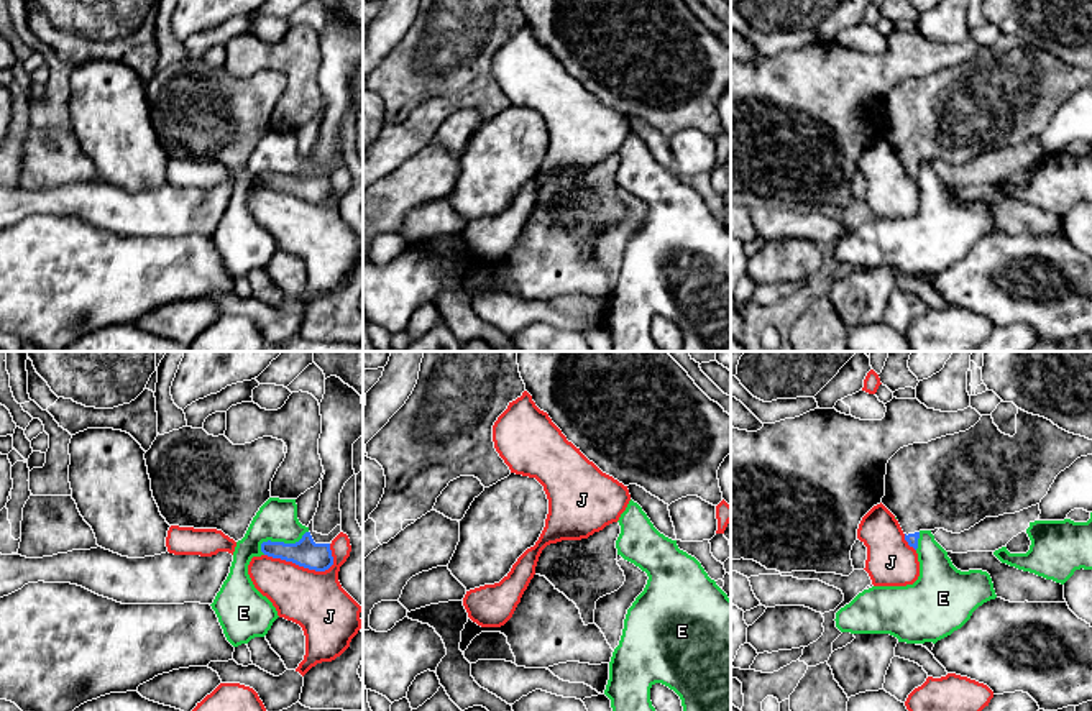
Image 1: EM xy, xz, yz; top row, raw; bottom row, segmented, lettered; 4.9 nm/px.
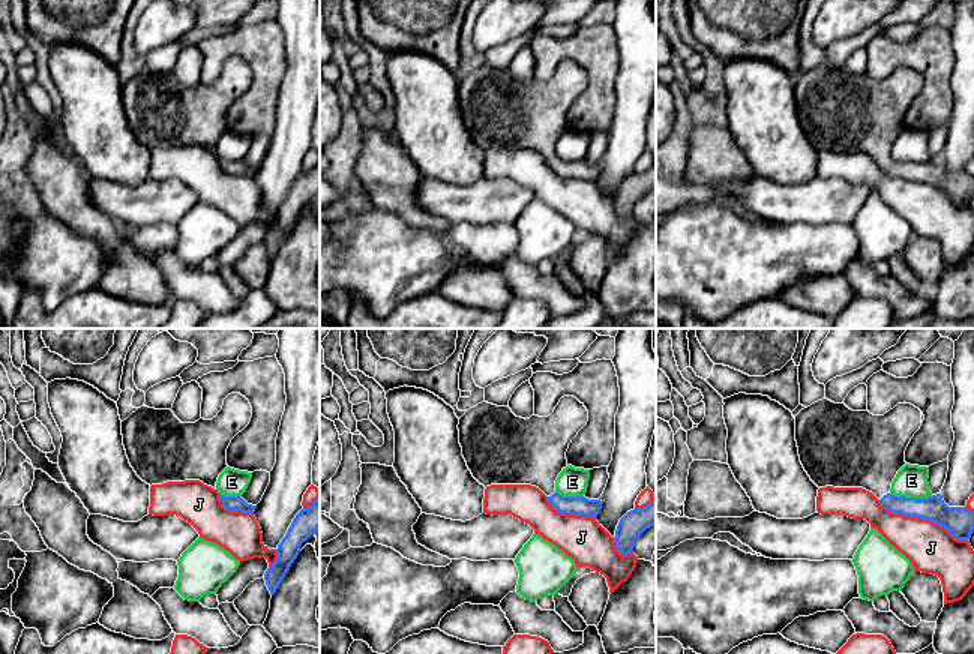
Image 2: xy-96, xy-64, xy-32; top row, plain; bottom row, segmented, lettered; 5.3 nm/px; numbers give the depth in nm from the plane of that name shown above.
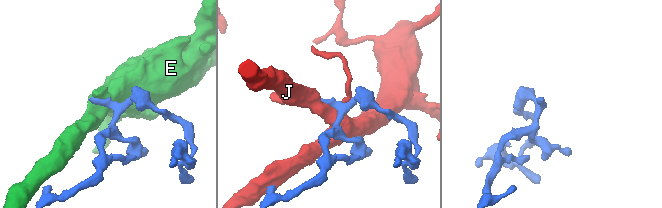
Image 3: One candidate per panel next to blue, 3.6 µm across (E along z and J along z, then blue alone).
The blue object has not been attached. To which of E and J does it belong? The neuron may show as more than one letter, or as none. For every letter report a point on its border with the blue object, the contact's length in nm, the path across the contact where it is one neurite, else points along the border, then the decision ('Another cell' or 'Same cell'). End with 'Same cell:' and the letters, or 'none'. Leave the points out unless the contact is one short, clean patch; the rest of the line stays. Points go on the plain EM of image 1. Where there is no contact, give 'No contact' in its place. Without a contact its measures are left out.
E: Touches blue at xy (281, 174). Shared border 260 nm. Boundary: xy (307, 163), (294, 174), (265, 173), (260, 183). Another cell
J: Touches blue at xy (299, 197). Shared border 340 nm. Another cell
Same cell: none

